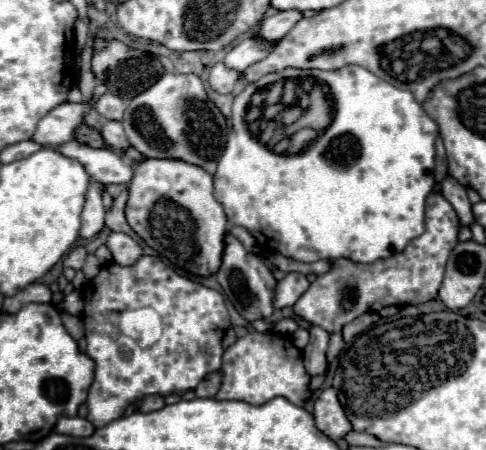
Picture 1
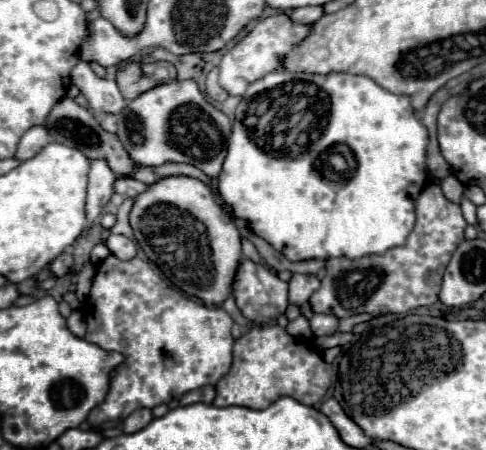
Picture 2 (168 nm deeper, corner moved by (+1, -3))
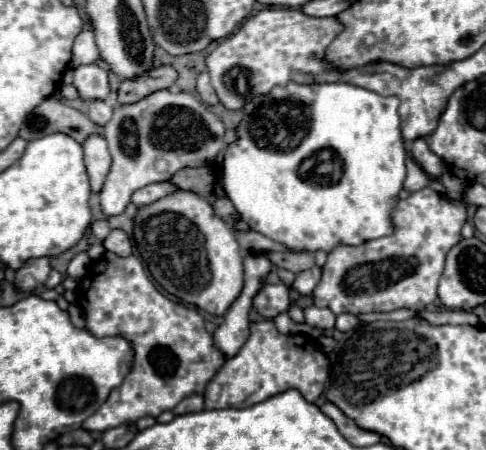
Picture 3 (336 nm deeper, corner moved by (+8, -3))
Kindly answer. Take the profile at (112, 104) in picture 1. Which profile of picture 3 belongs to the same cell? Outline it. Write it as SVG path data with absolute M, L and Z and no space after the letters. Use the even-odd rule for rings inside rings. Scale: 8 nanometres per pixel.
M80 65L74 69L74 81L72 85L78 89L78 95L82 101L106 101L112 95L110 83L108 83L108 71L100 65Z

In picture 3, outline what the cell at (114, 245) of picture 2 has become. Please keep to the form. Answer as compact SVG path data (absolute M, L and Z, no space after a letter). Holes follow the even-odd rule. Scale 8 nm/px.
M114 229L114 231L108 233L108 237L104 239L104 247L106 247L106 251L116 253L120 257L126 257L126 255L132 253L130 237L124 231L120 231L120 229Z

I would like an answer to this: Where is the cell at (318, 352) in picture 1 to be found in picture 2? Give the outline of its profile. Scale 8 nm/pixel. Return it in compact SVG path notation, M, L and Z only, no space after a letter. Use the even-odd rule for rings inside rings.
M313 315L311 317L311 329L315 337L331 335L337 331L337 327L339 327L339 319L335 319L335 315Z

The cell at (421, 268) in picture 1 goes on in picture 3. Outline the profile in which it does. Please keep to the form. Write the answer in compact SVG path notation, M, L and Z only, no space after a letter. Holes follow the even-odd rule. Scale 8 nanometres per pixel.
M424 187L412 193L408 199L400 199L394 211L394 227L396 231L384 239L368 241L360 247L336 247L336 251L328 253L328 261L322 267L322 279L312 293L316 307L328 307L332 313L370 313L370 311L394 311L400 307L408 307L414 311L430 305L438 295L436 287L444 271L446 253L462 239L460 229L466 223L466 205L454 205L440 193L430 187Z

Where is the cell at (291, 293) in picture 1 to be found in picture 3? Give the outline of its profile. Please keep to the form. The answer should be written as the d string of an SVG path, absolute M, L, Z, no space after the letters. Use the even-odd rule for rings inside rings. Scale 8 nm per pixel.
M312 267L312 269L296 275L296 279L292 283L292 289L296 289L300 295L310 295L314 291L314 287L318 285L318 281L320 281L320 269Z

